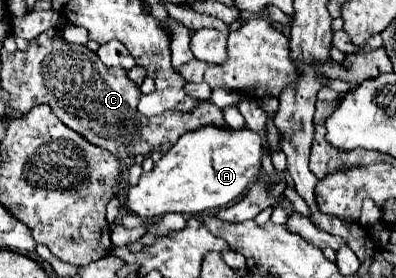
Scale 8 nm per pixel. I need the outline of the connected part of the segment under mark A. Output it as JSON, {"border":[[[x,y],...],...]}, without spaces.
{"border":[[[201,126],[201,130],[183,134],[177,144],[155,162],[153,172],[143,174],[139,184],[129,188],[127,208],[141,218],[157,218],[167,212],[199,214],[225,208],[259,178],[263,154],[273,154],[271,144],[247,126],[241,130]]]}

